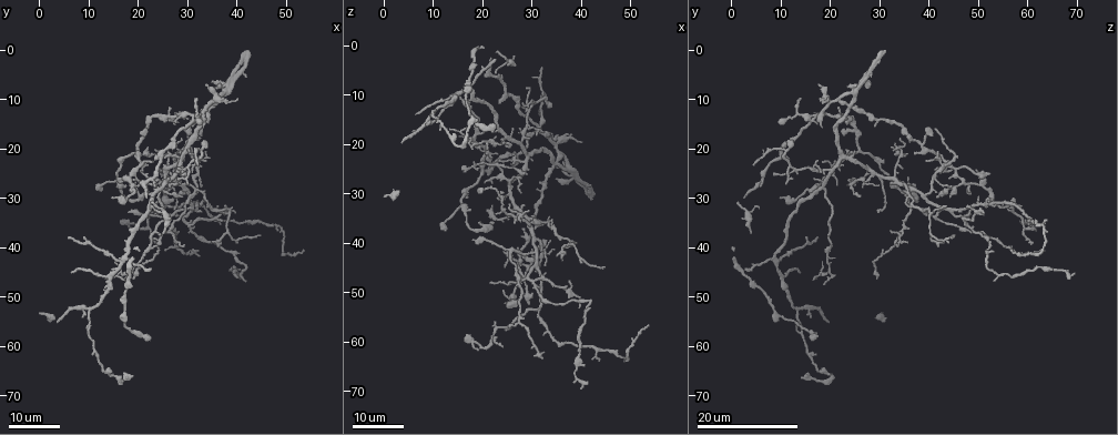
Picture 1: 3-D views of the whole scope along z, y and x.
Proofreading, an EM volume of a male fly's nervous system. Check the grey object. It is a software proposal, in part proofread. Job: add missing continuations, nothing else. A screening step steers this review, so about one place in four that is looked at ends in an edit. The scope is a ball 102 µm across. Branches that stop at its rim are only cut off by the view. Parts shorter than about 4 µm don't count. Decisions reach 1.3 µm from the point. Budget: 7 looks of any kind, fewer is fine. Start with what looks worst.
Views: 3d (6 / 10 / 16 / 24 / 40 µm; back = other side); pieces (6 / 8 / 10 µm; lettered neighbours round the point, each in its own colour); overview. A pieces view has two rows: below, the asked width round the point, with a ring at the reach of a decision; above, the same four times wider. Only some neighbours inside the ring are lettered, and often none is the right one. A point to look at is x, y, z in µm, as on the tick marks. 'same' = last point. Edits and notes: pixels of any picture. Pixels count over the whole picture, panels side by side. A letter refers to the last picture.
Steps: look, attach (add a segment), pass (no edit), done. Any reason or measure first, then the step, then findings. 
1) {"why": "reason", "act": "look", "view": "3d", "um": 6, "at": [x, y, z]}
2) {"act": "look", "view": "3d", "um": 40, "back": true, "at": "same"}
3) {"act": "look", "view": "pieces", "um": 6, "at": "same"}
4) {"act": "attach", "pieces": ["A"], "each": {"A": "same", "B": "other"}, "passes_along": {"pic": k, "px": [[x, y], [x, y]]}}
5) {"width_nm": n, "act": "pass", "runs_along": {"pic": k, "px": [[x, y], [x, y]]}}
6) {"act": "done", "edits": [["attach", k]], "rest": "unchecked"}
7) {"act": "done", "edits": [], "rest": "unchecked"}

{"why": "branch stops here", "act": "look", "view": "3d", "um": 16, "at": [22.5, 44.5, 3.0]}

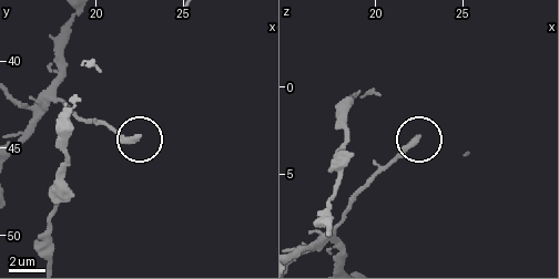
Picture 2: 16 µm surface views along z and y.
{"act": "look", "view": "pieces", "um": 6, "at": [22.5, 44.4, 2.8]}

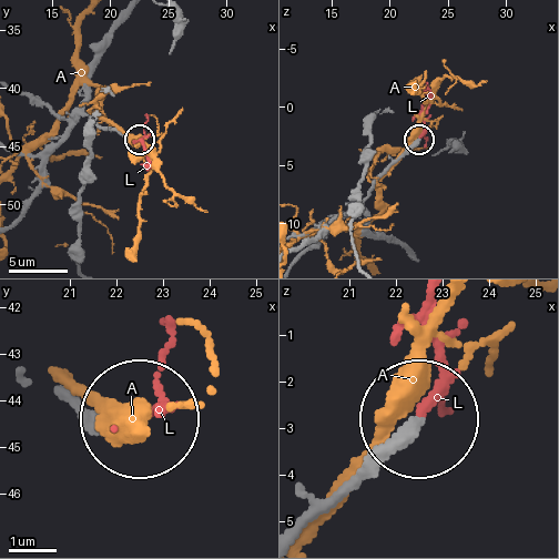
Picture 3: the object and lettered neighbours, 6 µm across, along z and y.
{"act": "attach", "pieces": ["L"], "each": {"A": "other", "L": "same"}, "found": "it goes on there"}

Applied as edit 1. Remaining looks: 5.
{"why": "an open end", "act": "look", "view": "3d", "um": 16, "at": [23.5, 33.0, 30.0]}

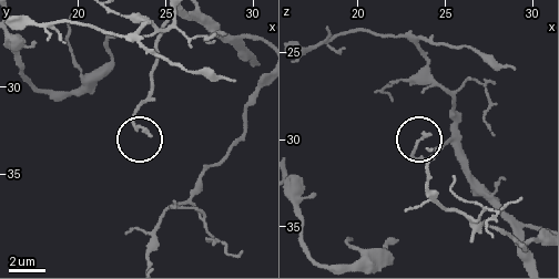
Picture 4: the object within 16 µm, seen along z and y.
{"act": "look", "view": "pieces", "um": 8, "at": [24.0, 32.7, 29.8]}

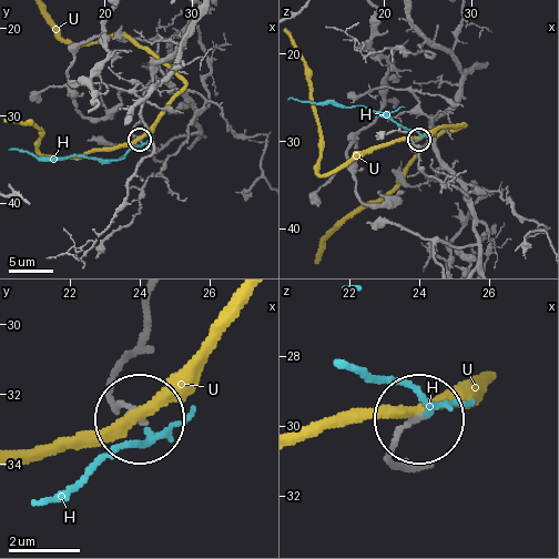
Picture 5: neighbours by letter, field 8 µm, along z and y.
{"width_nm": 180, "act": "attach", "pieces": ["H"], "each": {"H": "same", "U": "other"}, "passes_along": {"pic": 5, "px": [[407, 460], [389, 457], [423, 406], [398, 383], [345, 365]]}, "found": "it goes on there"}

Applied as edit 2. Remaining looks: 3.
{"why": "end of a long branch", "act": "look", "view": "3d", "um": 16, "at": [19.0, 46.0, 29.5]}

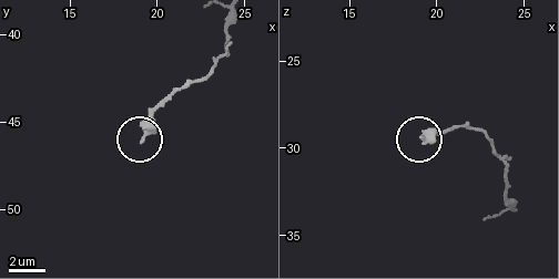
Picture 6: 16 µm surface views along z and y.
{"act": "look", "view": "pieces", "um": 10, "at": [19.1, 45.9, 29.4]}

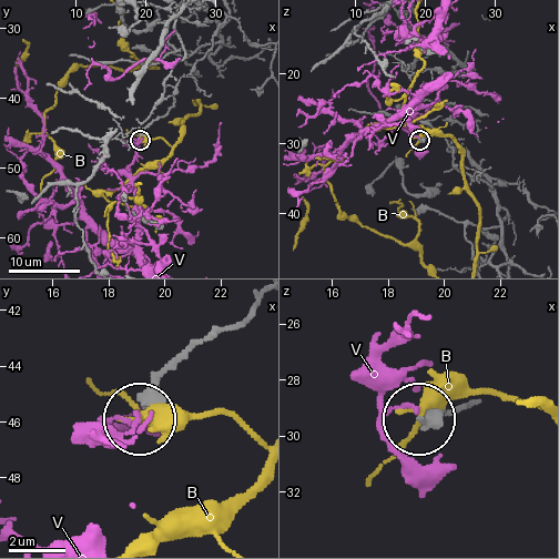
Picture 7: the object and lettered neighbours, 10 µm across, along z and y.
{"act": "pass", "each": {"B": "other", "V": "other"}, "found": "none of them fits"}

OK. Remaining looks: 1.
{"act": "done", "edits": [["attach", 3], ["attach", 5]], "rest": "unchecked"}

